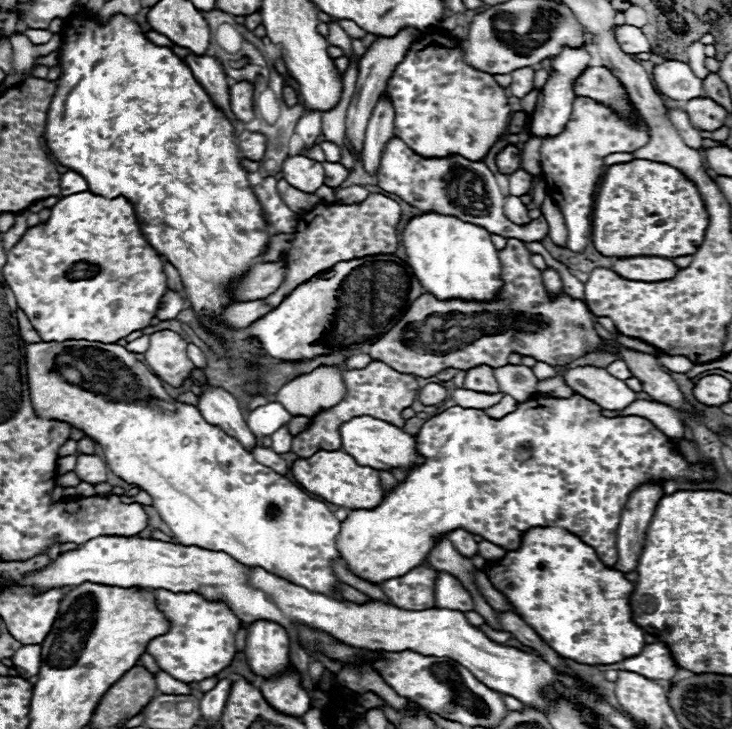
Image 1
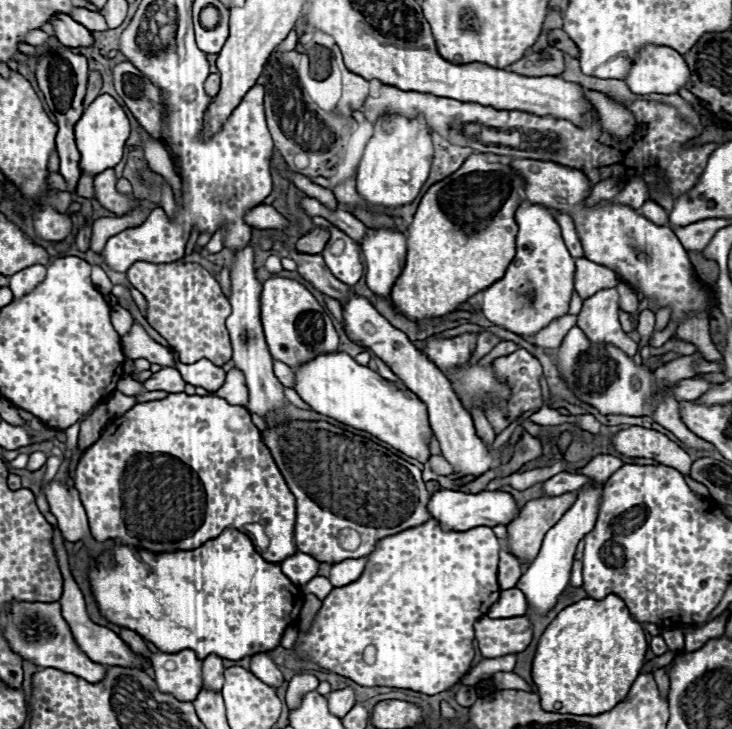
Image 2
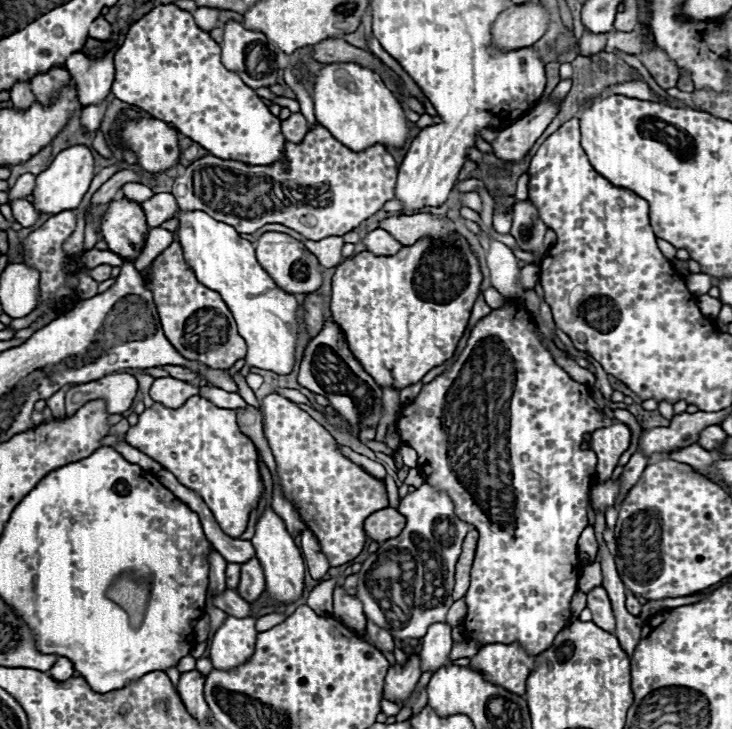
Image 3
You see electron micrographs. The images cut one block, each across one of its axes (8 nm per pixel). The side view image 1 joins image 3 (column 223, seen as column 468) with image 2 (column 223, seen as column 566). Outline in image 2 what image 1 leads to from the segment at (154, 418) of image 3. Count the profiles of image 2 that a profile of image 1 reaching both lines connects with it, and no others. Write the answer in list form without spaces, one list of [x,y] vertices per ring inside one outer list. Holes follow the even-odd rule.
[[[168,394],[162,400],[136,404],[116,420],[112,418],[100,438],[82,454],[74,470],[74,482],[88,514],[90,532],[100,542],[112,538],[118,544],[138,550],[178,552],[200,548],[226,528],[244,530],[246,524],[266,522],[264,528],[270,538],[266,552],[268,562],[282,562],[288,554],[298,552],[298,548],[292,546],[296,500],[268,446],[264,446],[260,430],[244,406],[232,406],[214,394]]]

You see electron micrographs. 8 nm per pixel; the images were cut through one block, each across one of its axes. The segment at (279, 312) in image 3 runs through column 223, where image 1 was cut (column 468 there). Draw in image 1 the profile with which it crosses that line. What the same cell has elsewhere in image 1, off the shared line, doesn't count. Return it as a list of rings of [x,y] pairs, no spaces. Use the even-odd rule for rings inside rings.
[[[422,212],[420,216],[412,216],[404,226],[402,244],[408,254],[408,264],[422,282],[424,290],[432,292],[440,300],[490,300],[502,286],[502,264],[498,260],[498,250],[490,242],[490,232],[482,226],[462,222],[456,216]]]

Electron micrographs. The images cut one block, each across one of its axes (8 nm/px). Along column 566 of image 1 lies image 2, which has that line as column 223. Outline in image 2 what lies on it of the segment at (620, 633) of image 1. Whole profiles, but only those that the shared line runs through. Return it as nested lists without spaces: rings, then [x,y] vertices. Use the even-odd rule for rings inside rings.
[[[226,528],[218,538],[208,540],[196,550],[152,554],[148,550],[132,550],[130,546],[118,544],[116,550],[112,550],[112,558],[116,560],[116,566],[110,566],[110,556],[102,554],[96,570],[90,570],[88,574],[100,612],[110,622],[136,630],[144,640],[156,644],[166,654],[196,650],[200,660],[210,654],[226,660],[242,660],[252,654],[270,652],[280,646],[288,624],[298,620],[304,602],[300,588],[282,574],[280,566],[262,560],[254,550],[252,540],[234,528]]]

